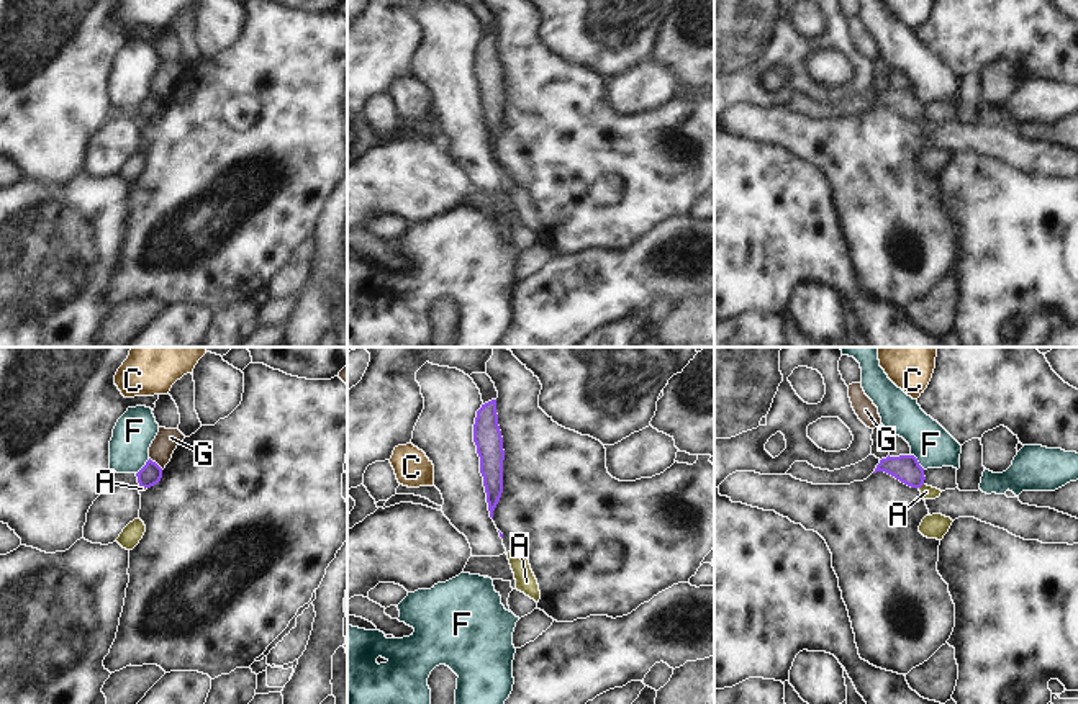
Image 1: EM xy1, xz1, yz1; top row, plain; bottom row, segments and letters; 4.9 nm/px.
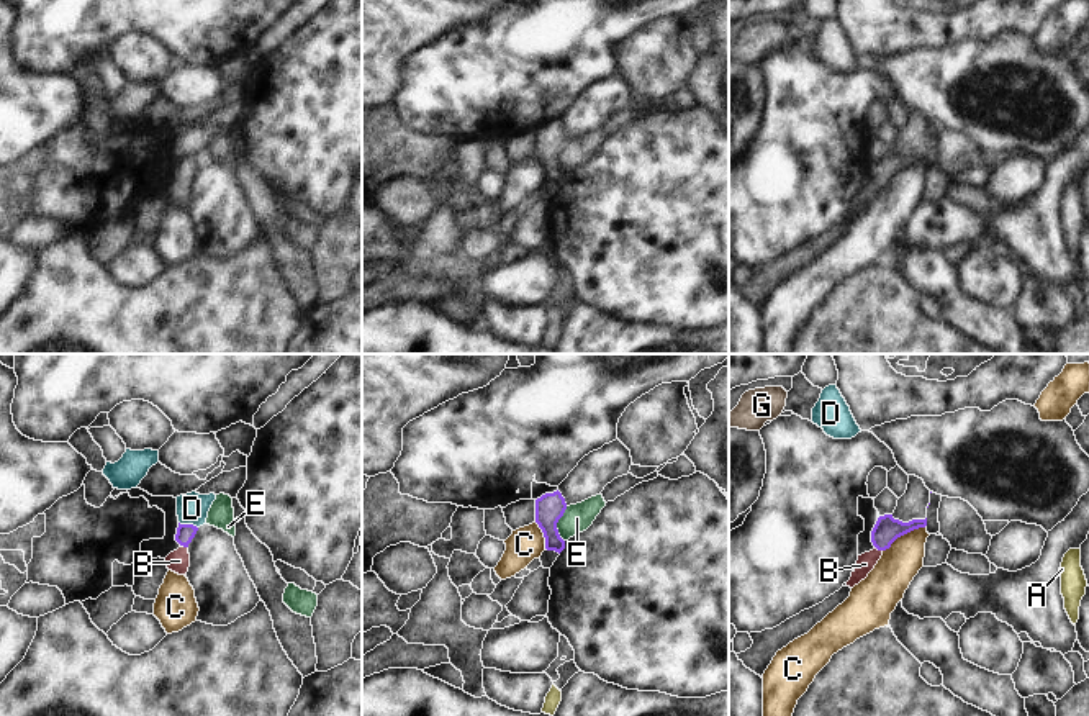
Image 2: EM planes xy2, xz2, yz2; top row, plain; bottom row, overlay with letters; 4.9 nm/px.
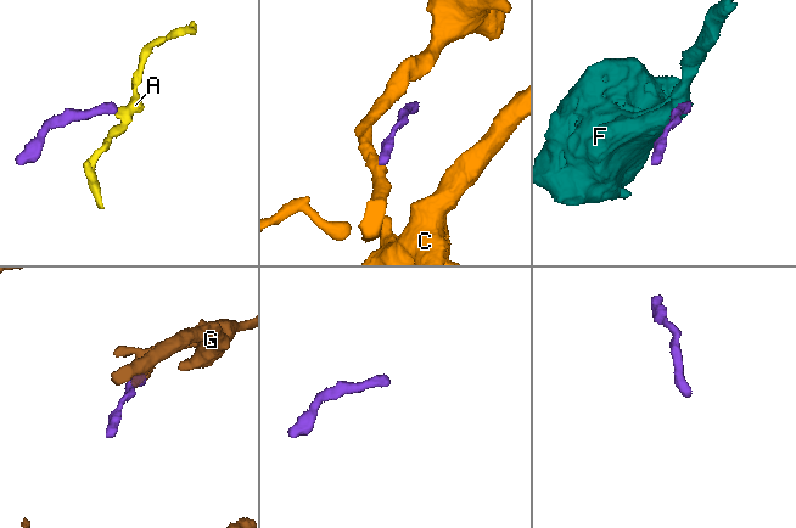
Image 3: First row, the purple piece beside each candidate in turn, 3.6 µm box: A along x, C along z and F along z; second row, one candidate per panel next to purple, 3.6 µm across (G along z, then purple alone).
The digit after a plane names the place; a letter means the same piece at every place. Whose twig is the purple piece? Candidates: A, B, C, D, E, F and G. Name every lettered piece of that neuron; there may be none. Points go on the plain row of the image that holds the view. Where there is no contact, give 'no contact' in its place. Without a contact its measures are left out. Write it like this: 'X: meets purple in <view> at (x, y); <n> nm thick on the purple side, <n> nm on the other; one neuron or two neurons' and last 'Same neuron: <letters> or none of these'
A: meets purple in yz1 at (921, 118); 140 nm thick on the purple side, 60 nm on the other; two neurons
B: meets purple in yz2 at (878, 182); 130 nm thick on the purple side, 90 nm on the other; one neuron
C: meets purple in yz2 at (904, 166); 130 nm thick on the purple side, 200 nm on the other; two neurons
D: meets purple in xy2 at (189, 158); 90 nm thick on the purple side, 160 nm on the other; two neurons
E: meets purple in xz2 at (555, 158); 140 nm thick on the purple side, 140 nm on the other; two neurons
F: meets purple in yz1 at (918, 95); 140 nm thick on the purple side, 200 nm on the other; two neurons
G: meets purple in xy1 at (154, 95); 110 nm thick on the purple side, 120 nm on the other; two neurons
Same neuron: B

